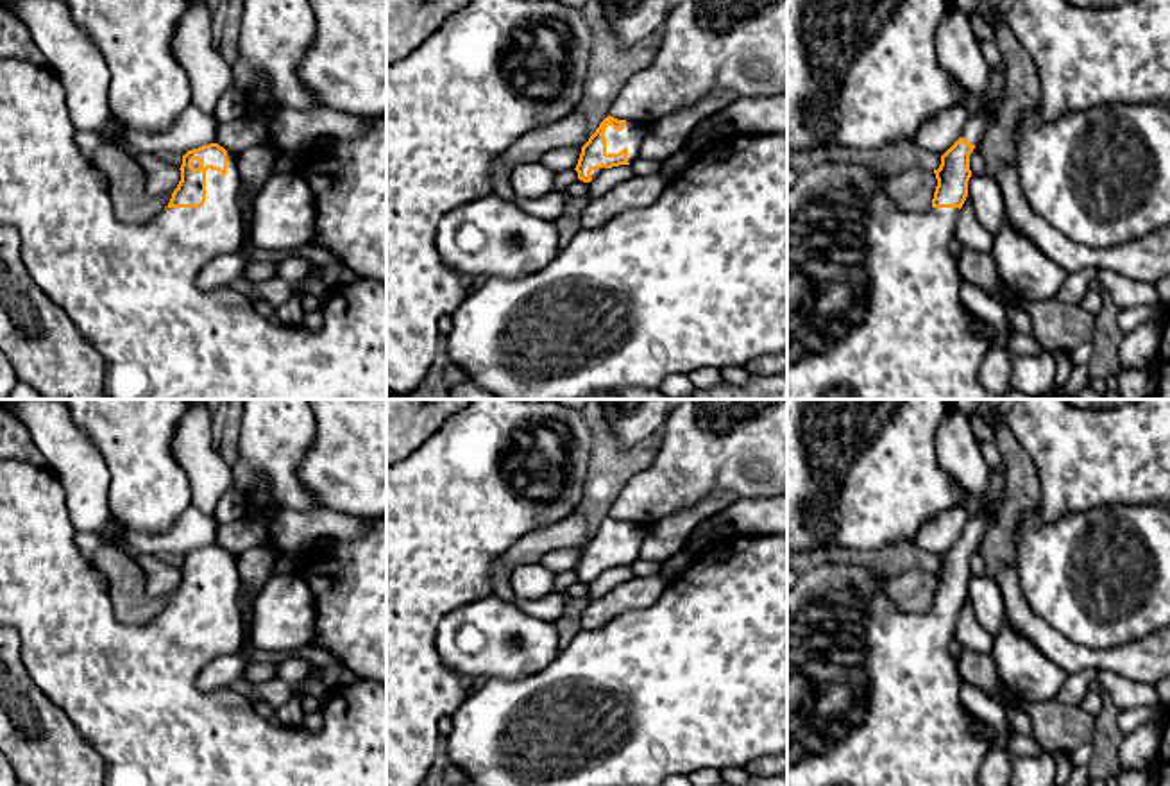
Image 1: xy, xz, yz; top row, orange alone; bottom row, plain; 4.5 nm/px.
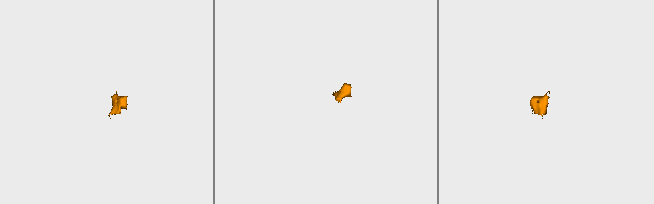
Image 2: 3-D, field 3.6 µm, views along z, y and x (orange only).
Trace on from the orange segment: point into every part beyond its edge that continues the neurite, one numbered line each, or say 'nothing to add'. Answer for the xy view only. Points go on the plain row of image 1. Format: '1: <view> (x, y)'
1: xy (131, 692)

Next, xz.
1: xz (630, 538)

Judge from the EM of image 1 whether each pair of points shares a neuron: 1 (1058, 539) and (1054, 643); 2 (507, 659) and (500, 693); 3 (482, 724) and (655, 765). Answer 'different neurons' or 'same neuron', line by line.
1: different neurons
2: different neurons
3: same neuron

